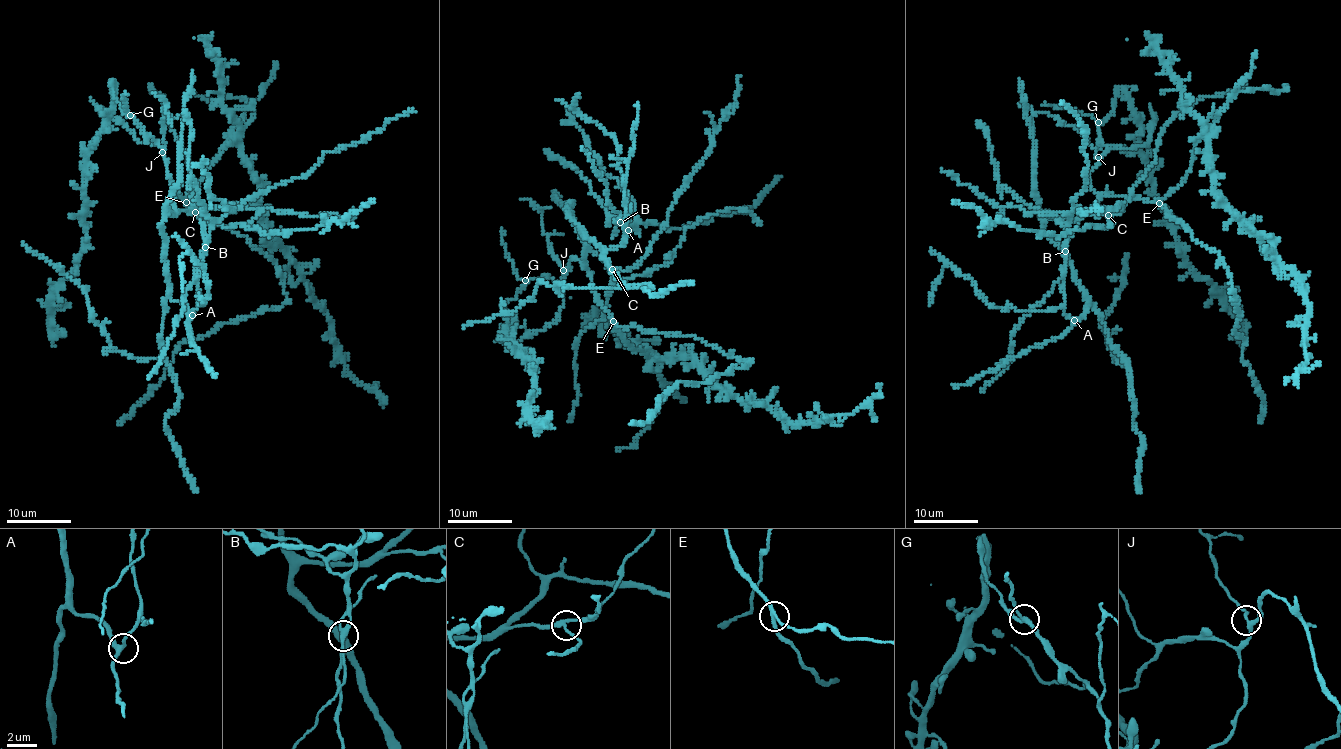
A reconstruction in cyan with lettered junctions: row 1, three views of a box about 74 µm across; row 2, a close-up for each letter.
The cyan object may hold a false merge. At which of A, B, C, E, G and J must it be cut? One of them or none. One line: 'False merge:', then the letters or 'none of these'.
False merge: B

